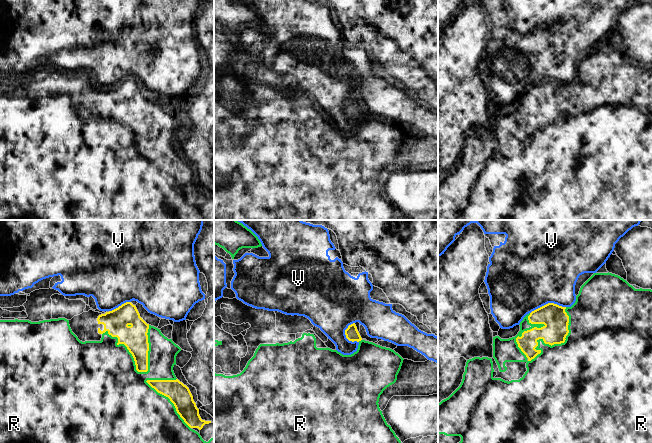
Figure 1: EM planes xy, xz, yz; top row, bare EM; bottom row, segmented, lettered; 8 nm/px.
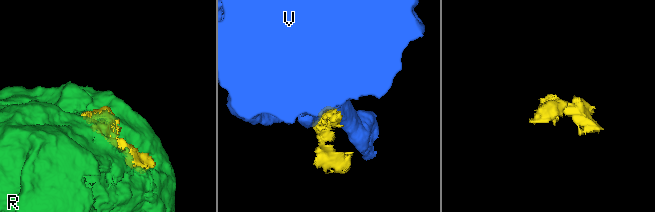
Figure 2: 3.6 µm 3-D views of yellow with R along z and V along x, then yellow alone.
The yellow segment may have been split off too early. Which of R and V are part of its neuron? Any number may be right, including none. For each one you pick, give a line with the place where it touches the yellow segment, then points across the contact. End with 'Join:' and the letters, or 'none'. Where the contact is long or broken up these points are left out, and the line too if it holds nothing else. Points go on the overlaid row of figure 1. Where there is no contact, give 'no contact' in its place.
R: contact xy (129, 351)
Join: R

